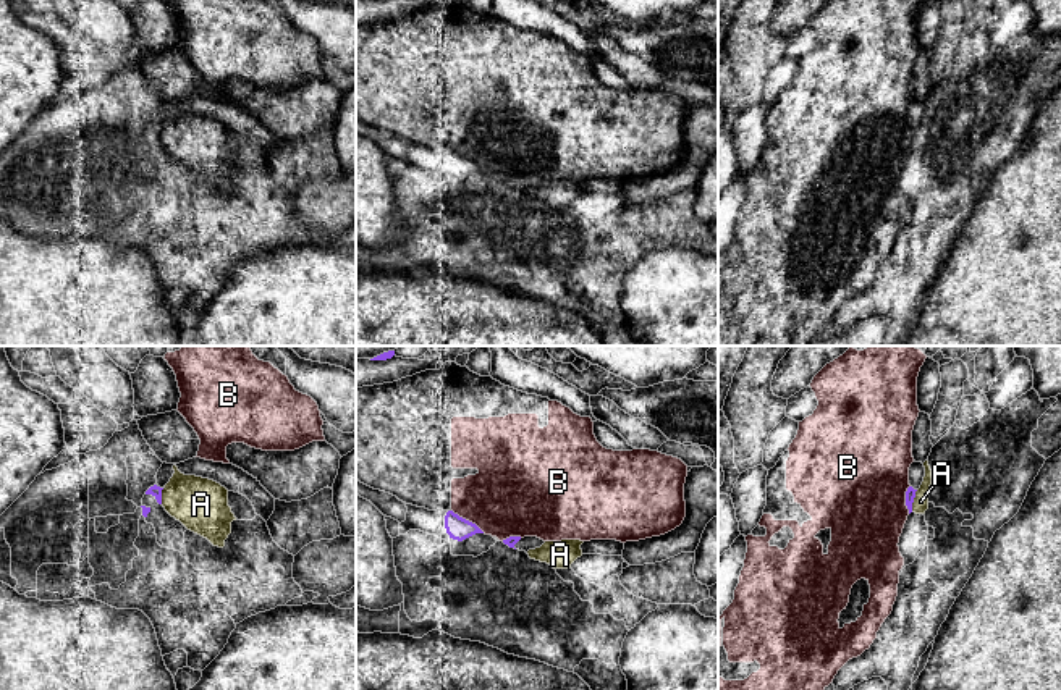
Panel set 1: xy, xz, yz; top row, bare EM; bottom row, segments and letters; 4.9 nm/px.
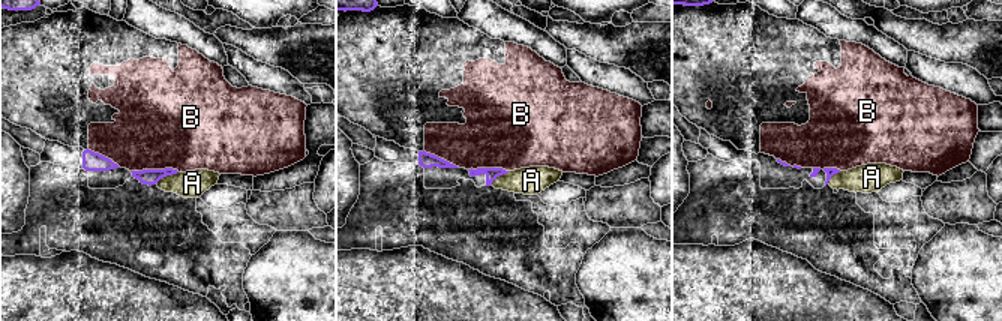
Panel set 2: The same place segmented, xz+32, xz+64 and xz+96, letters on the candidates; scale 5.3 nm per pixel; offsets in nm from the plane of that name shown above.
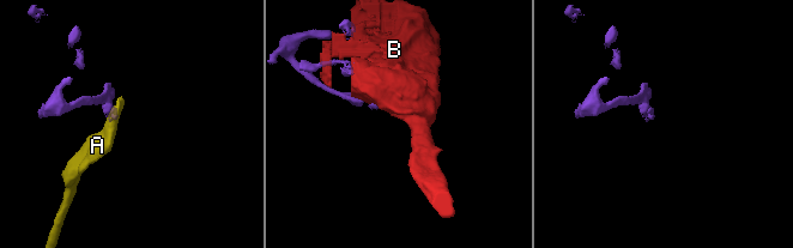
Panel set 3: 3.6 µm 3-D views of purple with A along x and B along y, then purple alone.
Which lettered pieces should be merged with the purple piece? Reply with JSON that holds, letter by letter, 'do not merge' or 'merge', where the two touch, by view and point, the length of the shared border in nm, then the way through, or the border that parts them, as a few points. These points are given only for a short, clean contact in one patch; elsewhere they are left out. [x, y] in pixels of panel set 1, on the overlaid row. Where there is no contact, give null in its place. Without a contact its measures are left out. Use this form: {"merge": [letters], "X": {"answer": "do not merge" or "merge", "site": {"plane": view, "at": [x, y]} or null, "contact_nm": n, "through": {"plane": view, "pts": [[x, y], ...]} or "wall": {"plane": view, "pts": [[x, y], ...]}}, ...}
{"merge": [], "A": {"answer": "do not merge", "site": {"plane": "yz", "at": [913, 501]}, "contact_nm": 120, "wall": {"plane": "yz", "pts": [[917, 490], [911, 511]]}}, "B": {"answer": "do not merge", "site": {"plane": "xz", "at": [468, 521]}, "contact_nm": 200}}

